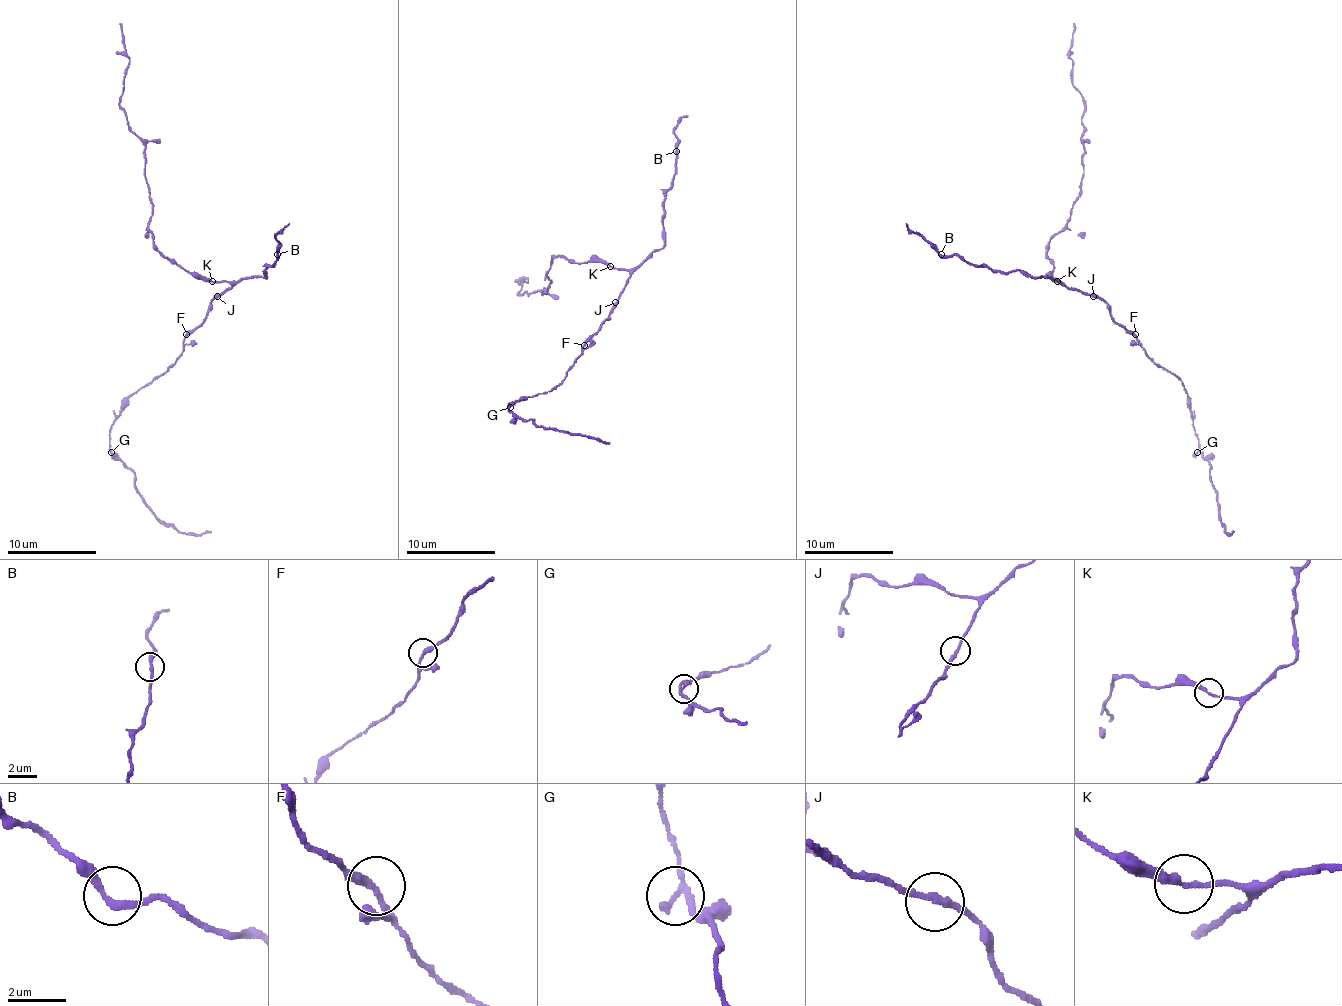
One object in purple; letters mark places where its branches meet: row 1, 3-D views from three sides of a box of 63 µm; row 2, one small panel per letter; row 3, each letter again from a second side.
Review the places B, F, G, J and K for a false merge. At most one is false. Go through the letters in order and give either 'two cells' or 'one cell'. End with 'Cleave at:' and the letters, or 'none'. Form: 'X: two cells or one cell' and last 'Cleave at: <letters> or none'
B: one cell
F: one cell
G: one cell
J: one cell
K: one cell
Cleave at: none

